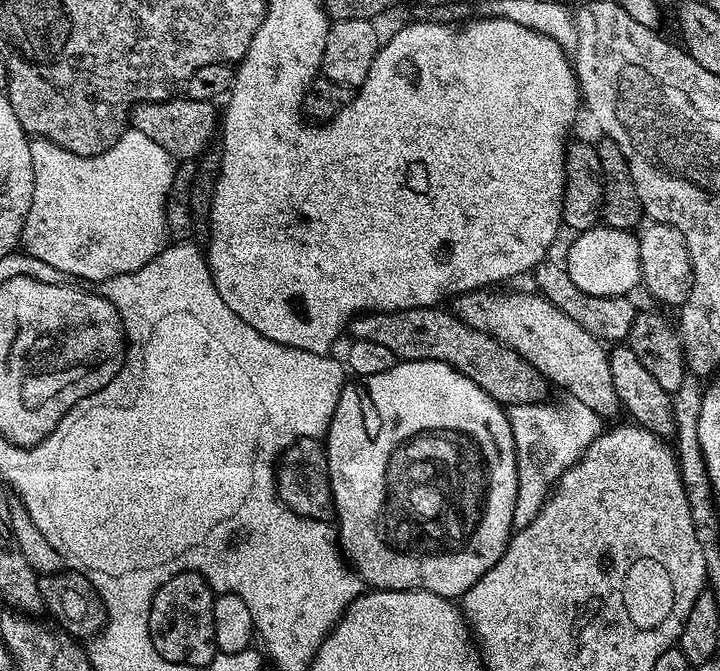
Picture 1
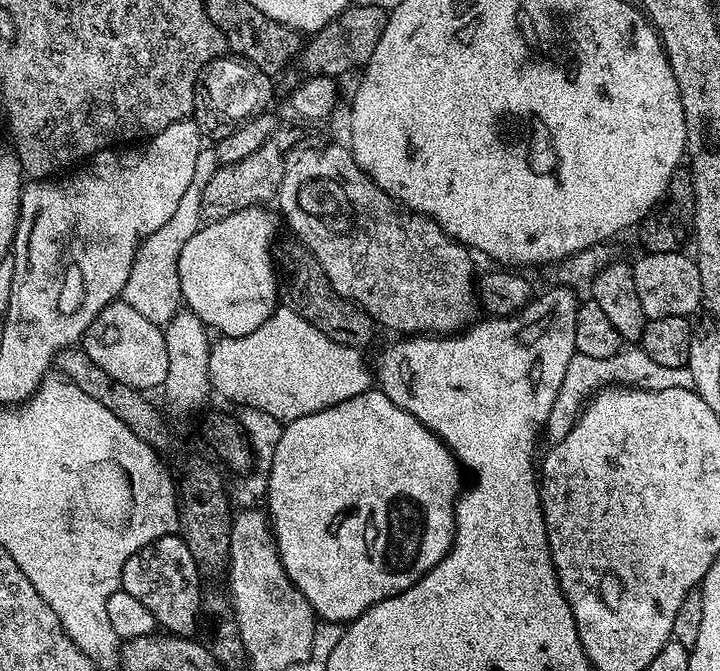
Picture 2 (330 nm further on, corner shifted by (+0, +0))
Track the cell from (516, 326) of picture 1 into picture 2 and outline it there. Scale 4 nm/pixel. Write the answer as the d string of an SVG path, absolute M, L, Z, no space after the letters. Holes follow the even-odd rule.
M332 144L329 148L308 148L305 152L298 153L293 160L291 157L287 161L284 177L280 183L279 200L281 212L279 212L279 215L282 217L282 220L282 215L284 215L285 222L292 227L291 235L299 240L300 243L306 245L310 250L310 254L314 254L314 258L318 258L318 266L322 266L330 286L334 286L334 290L339 296L354 302L362 310L366 310L366 314L370 314L381 329L389 328L392 332L400 332L396 334L456 334L469 327L477 319L478 288L474 283L474 276L472 280L471 258L473 259L473 257L470 255L469 249L465 248L457 240L453 240L451 236L447 236L429 216L421 216L418 212L409 212L393 196L383 192L360 169L358 162L347 147L339 148L338 145Z

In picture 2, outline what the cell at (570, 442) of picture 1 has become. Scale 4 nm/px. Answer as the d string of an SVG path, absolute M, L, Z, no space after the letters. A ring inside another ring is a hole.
M639 346L621 347L620 351L610 358L590 358L577 352L570 358L570 366L566 366L566 378L562 378L558 398L554 398L554 406L548 415L546 436L548 432L549 441L555 442L566 438L566 434L570 434L570 430L576 424L576 417L580 415L586 401L609 386L631 386L647 392L657 392L675 388L693 389L694 379L688 367L661 366Z

